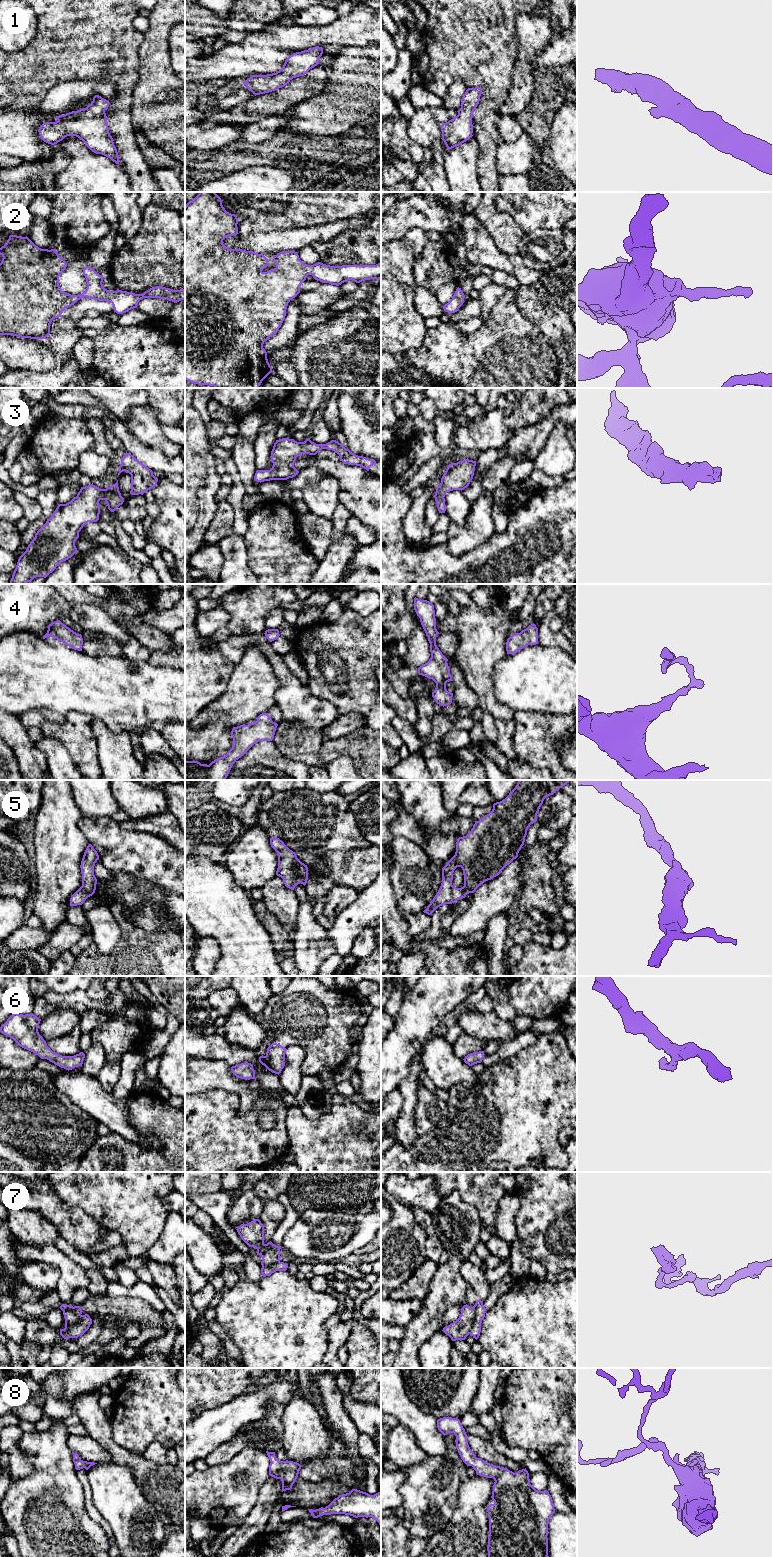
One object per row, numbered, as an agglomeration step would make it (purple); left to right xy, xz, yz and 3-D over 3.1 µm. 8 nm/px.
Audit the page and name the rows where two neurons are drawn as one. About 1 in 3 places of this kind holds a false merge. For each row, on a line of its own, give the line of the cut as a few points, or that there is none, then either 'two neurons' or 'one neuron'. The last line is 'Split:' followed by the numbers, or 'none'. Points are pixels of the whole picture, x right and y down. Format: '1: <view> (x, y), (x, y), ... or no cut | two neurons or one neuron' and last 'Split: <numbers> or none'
1: no cut | one neuron
2: no cut | one neuron
3: no cut | one neuron
4: no cut | one neuron
5: no cut | one neuron
6: no cut | one neuron
7: yz (474, 1306), (473, 1325), (468, 1333) | two neurons
8: no cut | one neuron
Split: 7

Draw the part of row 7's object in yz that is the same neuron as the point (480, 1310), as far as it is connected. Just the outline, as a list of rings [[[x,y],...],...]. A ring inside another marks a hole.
[[[477,1300],[474,1307],[475,1307],[475,1318],[469,1334],[477,1340],[480,1336],[481,1323],[485,1317],[485,1313],[487,1310],[483,1305],[483,1301],[481,1300]]]

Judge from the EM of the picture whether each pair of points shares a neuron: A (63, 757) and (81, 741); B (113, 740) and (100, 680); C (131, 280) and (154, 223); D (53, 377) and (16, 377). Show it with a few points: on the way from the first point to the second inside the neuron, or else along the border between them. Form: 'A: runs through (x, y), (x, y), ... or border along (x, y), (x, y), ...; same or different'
A: border along (51, 736), (62, 744), (78, 769); different
B: border along (93, 717), (101, 720), (115, 732), (128, 733); different
C: runs through (139, 266), (154, 251), (154, 237); same
D: runs through (44, 377), (25, 377); same

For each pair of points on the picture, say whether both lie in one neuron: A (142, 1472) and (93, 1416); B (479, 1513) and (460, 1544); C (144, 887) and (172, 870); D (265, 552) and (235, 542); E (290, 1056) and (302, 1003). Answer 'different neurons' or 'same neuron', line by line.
A: same neuron
B: same neuron
C: different neurons
D: different neurons
E: different neurons

